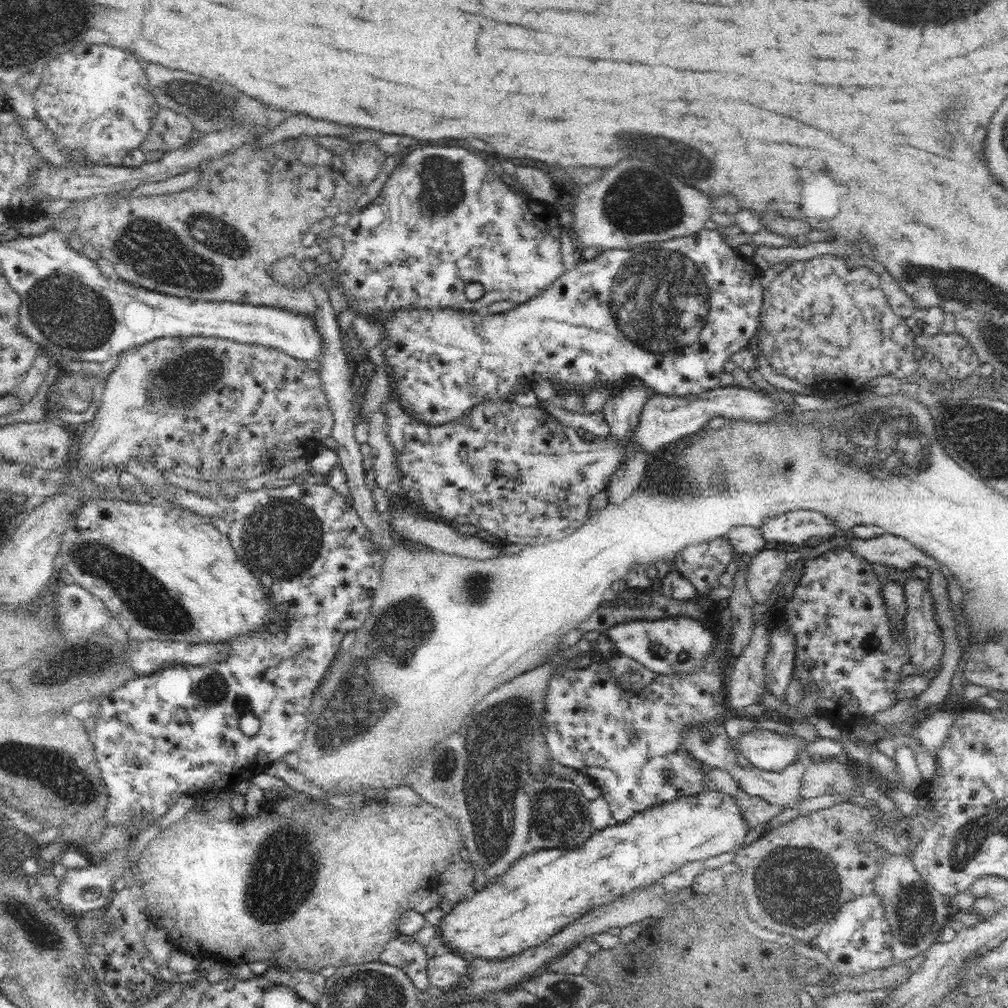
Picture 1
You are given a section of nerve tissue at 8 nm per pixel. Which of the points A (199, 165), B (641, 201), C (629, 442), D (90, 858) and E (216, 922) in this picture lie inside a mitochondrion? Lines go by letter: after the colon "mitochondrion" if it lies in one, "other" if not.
A: other
B: mitochondrion
C: other
D: other
E: other

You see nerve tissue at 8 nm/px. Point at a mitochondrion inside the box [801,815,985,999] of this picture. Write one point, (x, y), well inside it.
(916, 910)

